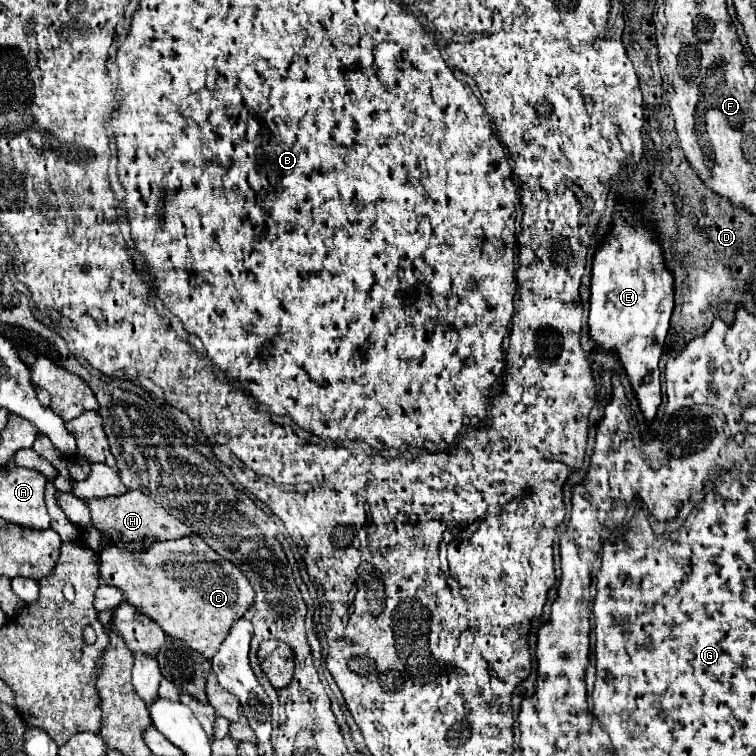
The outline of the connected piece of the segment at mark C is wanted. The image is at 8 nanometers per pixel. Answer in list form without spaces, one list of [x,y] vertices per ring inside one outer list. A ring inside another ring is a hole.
[[[188,535],[174,541],[158,541],[142,553],[132,553],[128,549],[110,545],[100,553],[100,575],[108,585],[122,589],[124,599],[154,619],[168,635],[184,641],[188,647],[208,659],[218,651],[222,639],[228,637],[232,623],[240,619],[254,603],[254,589],[244,573],[212,551],[198,535]]]

